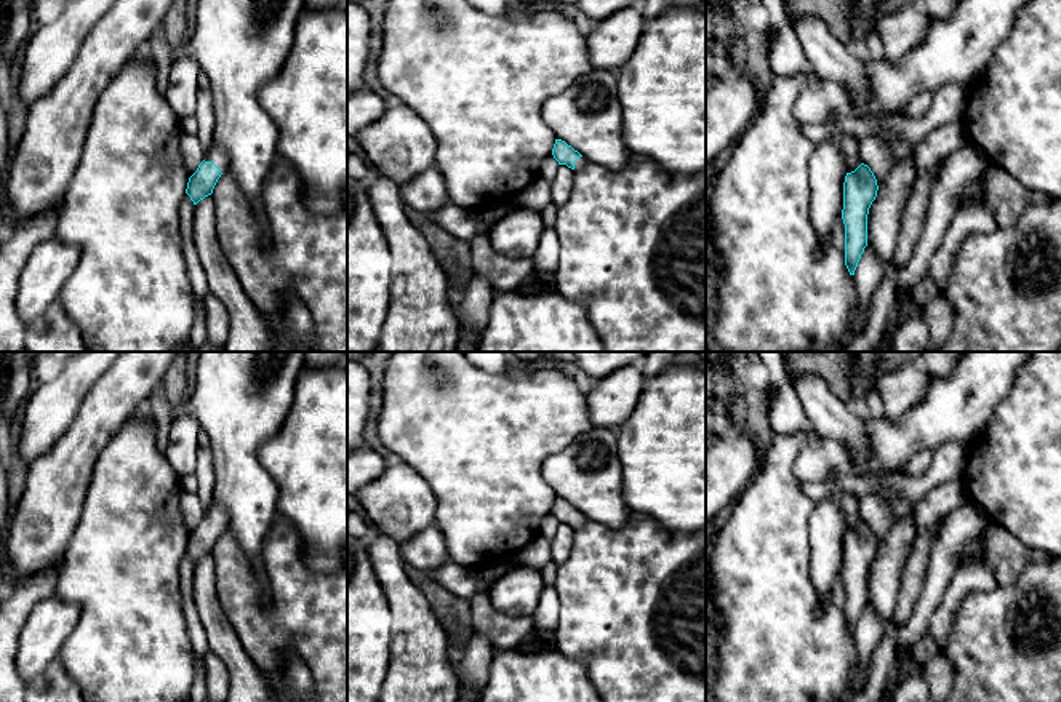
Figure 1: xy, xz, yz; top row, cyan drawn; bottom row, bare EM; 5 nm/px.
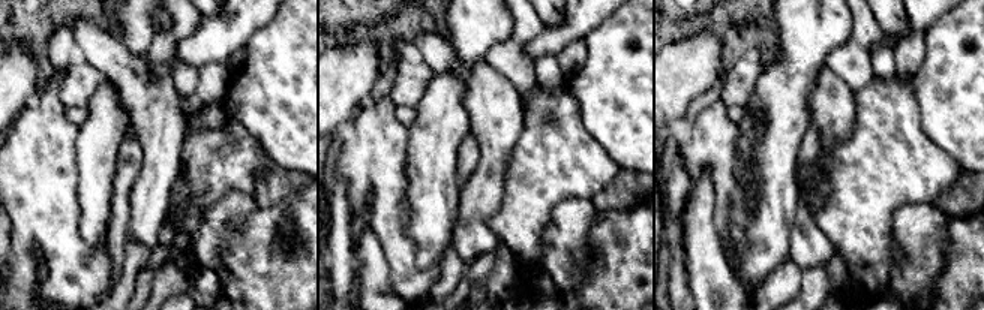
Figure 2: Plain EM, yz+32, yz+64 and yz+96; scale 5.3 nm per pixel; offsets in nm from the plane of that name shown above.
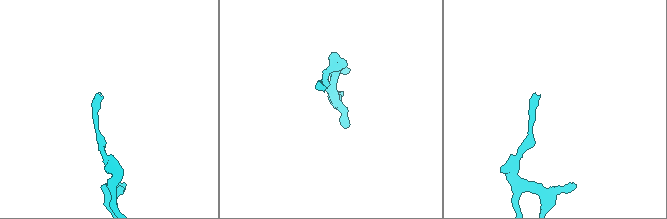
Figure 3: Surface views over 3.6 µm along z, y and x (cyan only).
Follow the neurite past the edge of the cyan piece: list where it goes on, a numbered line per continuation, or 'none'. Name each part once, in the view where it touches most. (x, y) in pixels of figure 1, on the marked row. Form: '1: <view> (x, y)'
1: xy (215, 155)

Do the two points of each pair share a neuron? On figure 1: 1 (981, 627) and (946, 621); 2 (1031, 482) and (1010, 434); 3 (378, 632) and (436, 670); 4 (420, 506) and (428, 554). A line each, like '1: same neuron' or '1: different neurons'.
1: different neurons
2: same neuron
3: different neurons
4: different neurons

